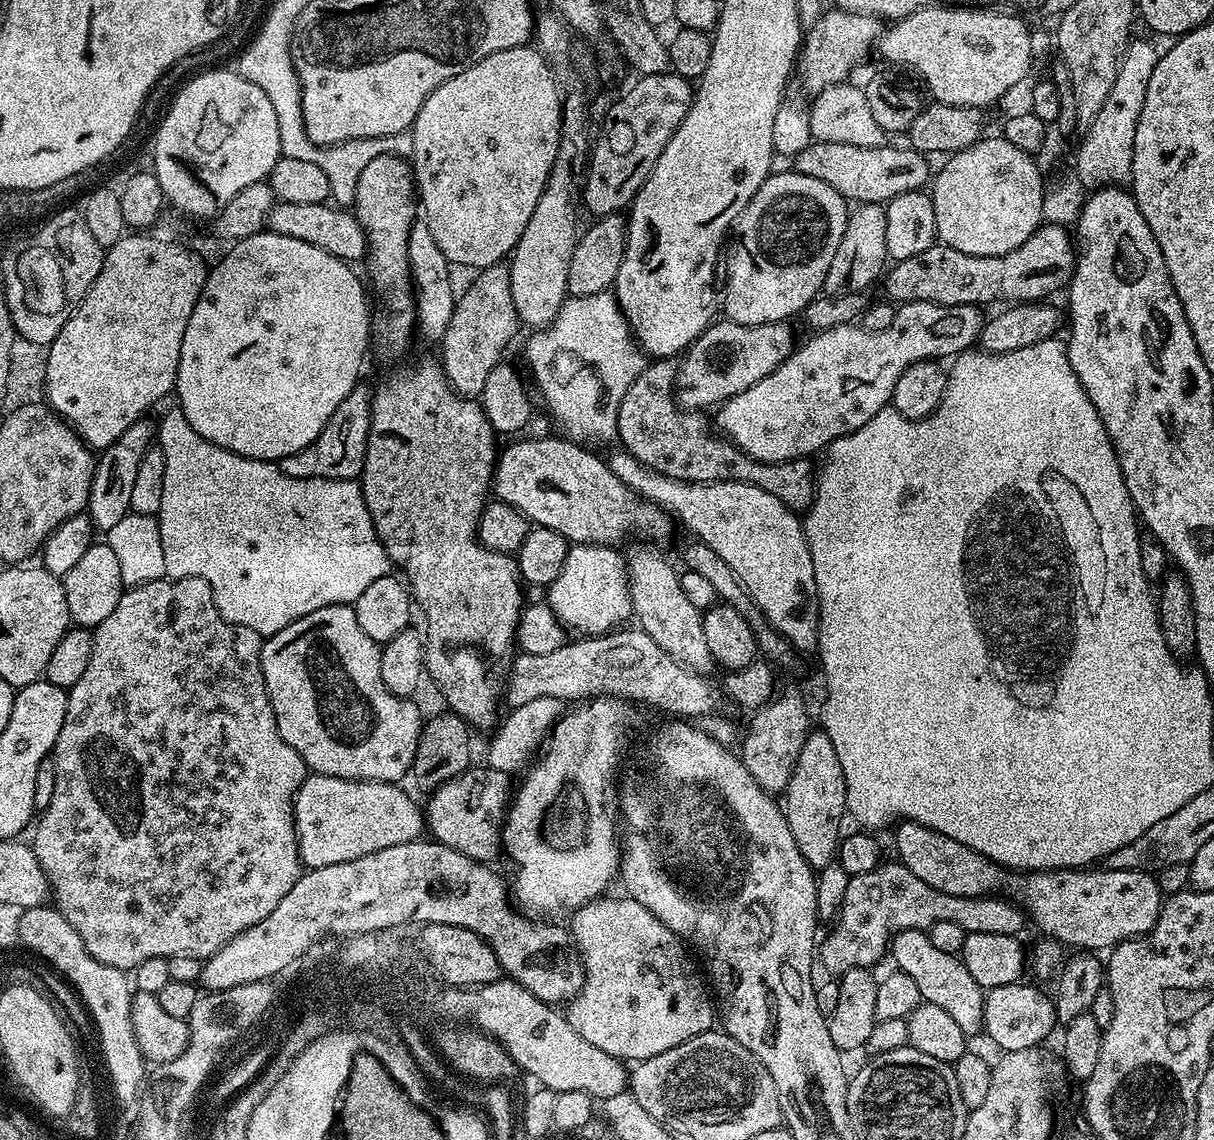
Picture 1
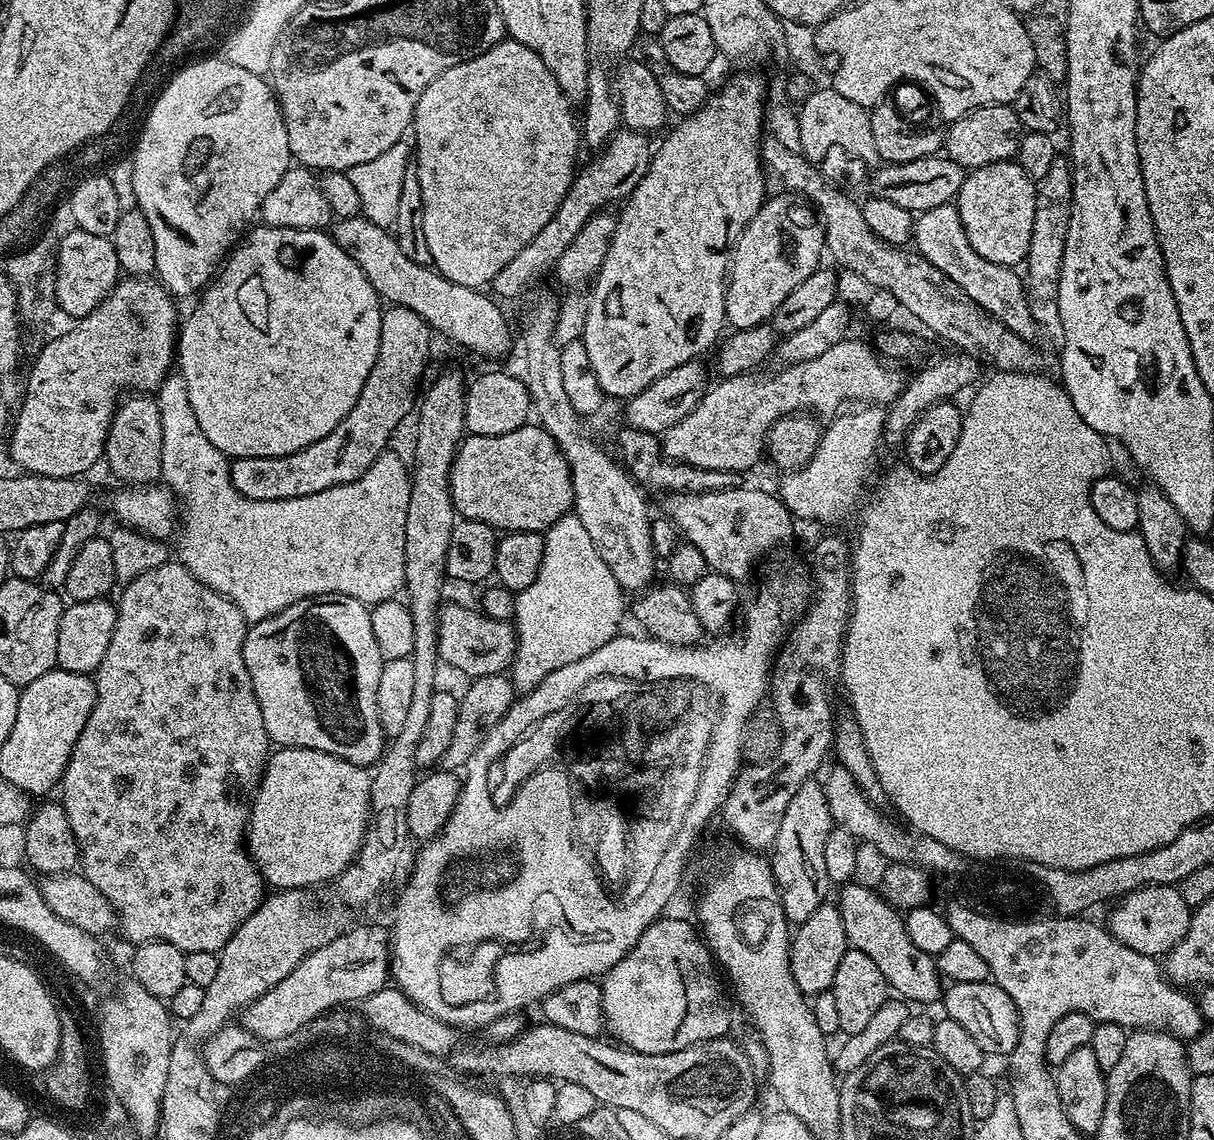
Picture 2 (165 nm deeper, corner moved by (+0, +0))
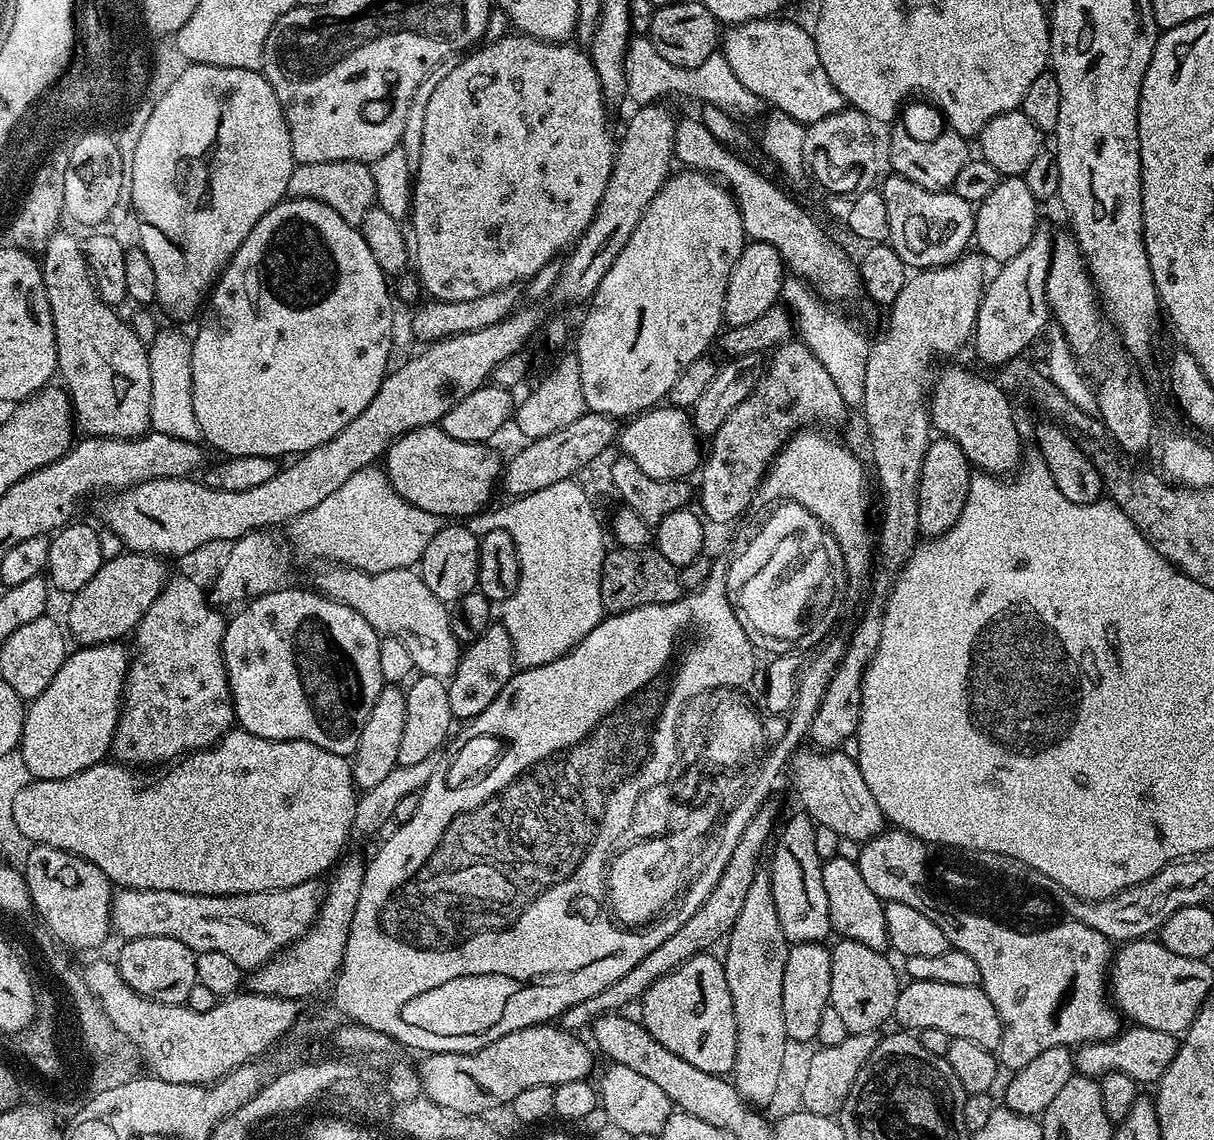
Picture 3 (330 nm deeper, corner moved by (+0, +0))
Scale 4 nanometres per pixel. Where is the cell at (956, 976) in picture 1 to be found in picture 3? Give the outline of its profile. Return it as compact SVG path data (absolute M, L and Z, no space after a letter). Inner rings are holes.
M841 854L834 857L832 860L825 860L822 863L822 887L826 890L826 902L828 903L828 913L830 914L830 922L832 923L832 932L835 933L837 937L846 939L846 940L857 940L862 942L862 946L870 946L874 950L879 952L884 952L885 949L889 947L888 935L886 934L886 916L884 914L884 905L885 901L878 898L878 894L874 894L874 890L870 890L870 886L866 886L866 881L862 878L862 870L858 870L855 859L846 858L847 855Z

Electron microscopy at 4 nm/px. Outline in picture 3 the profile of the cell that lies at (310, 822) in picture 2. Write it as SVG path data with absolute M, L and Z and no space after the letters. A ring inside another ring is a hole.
M229 730L224 733L223 738L210 748L202 748L198 752L191 753L179 762L173 763L171 766L165 767L161 776L152 776L149 780L143 780L140 776L135 776L131 767L125 766L120 762L101 762L90 766L86 770L82 770L78 774L74 774L70 778L62 778L61 780L38 780L32 778L26 786L18 793L11 793L12 800L12 828L17 828L22 834L28 838L33 845L45 844L46 846L54 846L58 850L66 850L75 856L86 858L86 862L90 862L94 866L98 866L98 870L102 870L102 874L106 874L106 878L112 881L113 885L120 888L137 888L138 890L174 890L175 892L189 892L190 894L198 894L199 896L245 896L246 894L254 894L255 892L273 892L279 888L289 888L290 886L298 886L307 880L315 880L323 877L323 872L327 873L341 859L340 851L344 848L344 839L348 835L353 835L354 832L354 814L356 813L356 802L358 799L358 789L354 778L352 777L352 764L349 757L339 756L330 750L322 750L322 746L314 746L305 740L267 740L266 738L258 738L254 734L243 730Z

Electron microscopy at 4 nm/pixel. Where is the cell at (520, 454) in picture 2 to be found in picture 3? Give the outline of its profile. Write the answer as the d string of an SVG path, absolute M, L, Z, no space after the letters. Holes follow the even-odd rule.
M438 426L419 428L391 444L382 467L396 493L406 502L445 518L471 518L493 503L492 491L502 480L502 456L500 460L499 454L488 447L492 446L458 442Z

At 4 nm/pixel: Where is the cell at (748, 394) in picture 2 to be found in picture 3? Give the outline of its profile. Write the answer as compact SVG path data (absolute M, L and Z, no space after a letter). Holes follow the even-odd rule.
M657 406L639 413L619 429L618 448L641 468L642 474L659 480L684 480L702 463L702 444L692 426L692 417L683 408Z

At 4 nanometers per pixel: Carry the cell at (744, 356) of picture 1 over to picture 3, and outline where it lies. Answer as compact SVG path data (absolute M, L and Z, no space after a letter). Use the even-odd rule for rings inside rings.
M585 411L584 416L570 422L570 426L562 426L554 430L554 434L546 434L537 440L528 440L525 448L518 449L509 460L507 457L502 468L502 488L509 492L509 497L519 498L546 490L546 486L554 486L554 482L571 480L577 475L575 472L594 463L617 440L618 424L613 417Z

